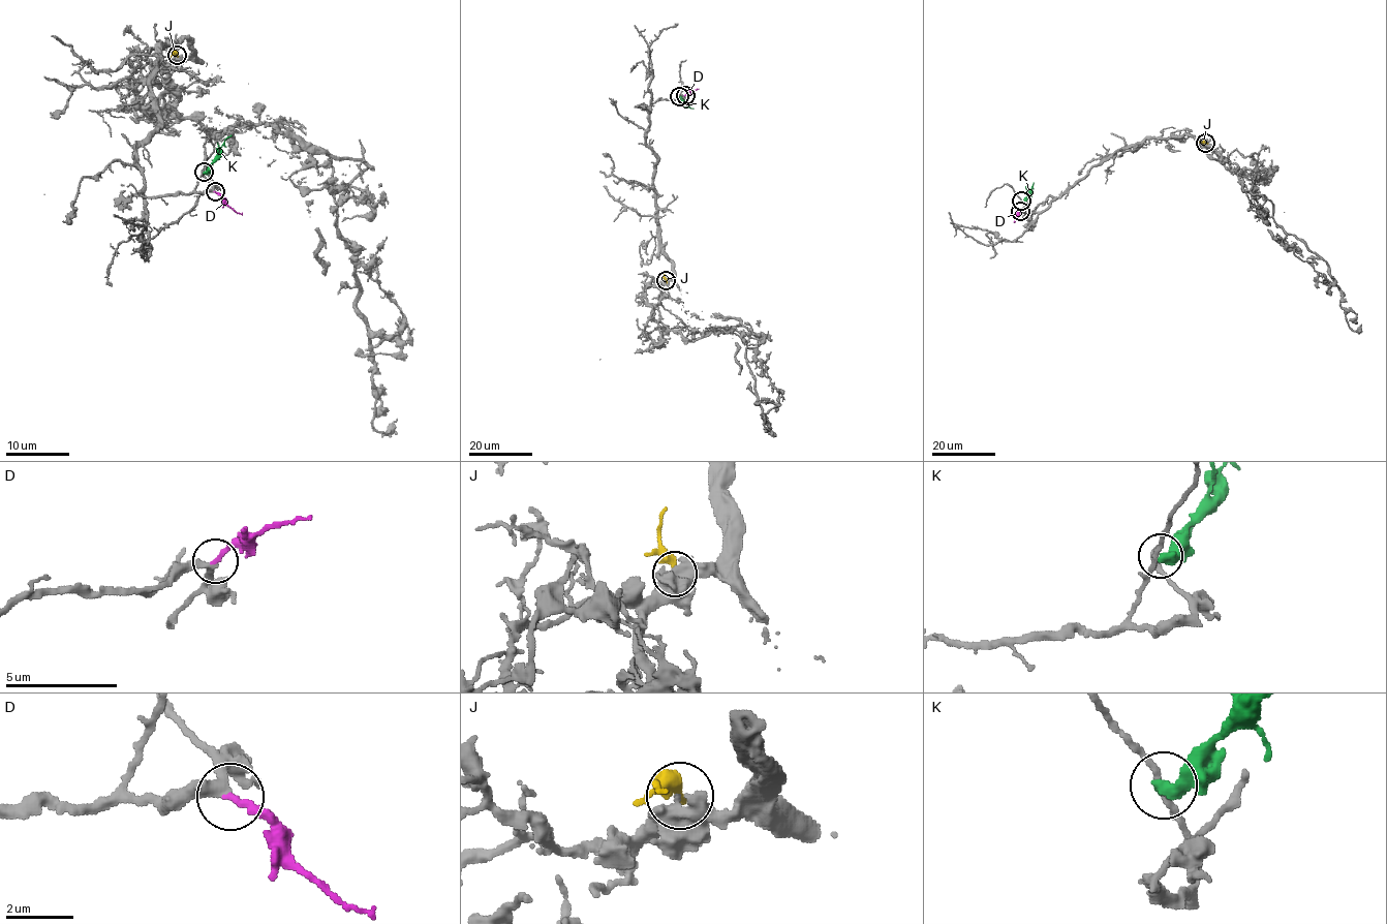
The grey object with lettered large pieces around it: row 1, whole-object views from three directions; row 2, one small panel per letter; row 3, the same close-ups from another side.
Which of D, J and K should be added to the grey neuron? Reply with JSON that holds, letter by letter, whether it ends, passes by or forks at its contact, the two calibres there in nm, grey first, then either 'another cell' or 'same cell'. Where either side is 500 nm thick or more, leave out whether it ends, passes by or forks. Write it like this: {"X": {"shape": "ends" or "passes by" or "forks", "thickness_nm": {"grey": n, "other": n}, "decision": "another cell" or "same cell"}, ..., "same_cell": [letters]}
{"D": {"shape": "ends", "thickness_nm": {"grey": 260, "other": 200}, "decision": "same cell"}, "J": {"shape": "ends", "thickness_nm": {"grey": 440, "other": 400}, "decision": "another cell"}, "K": {"thickness_nm": {"grey": 180, "other": 550}, "decision": "another cell"}, "same_cell": ["D"]}

